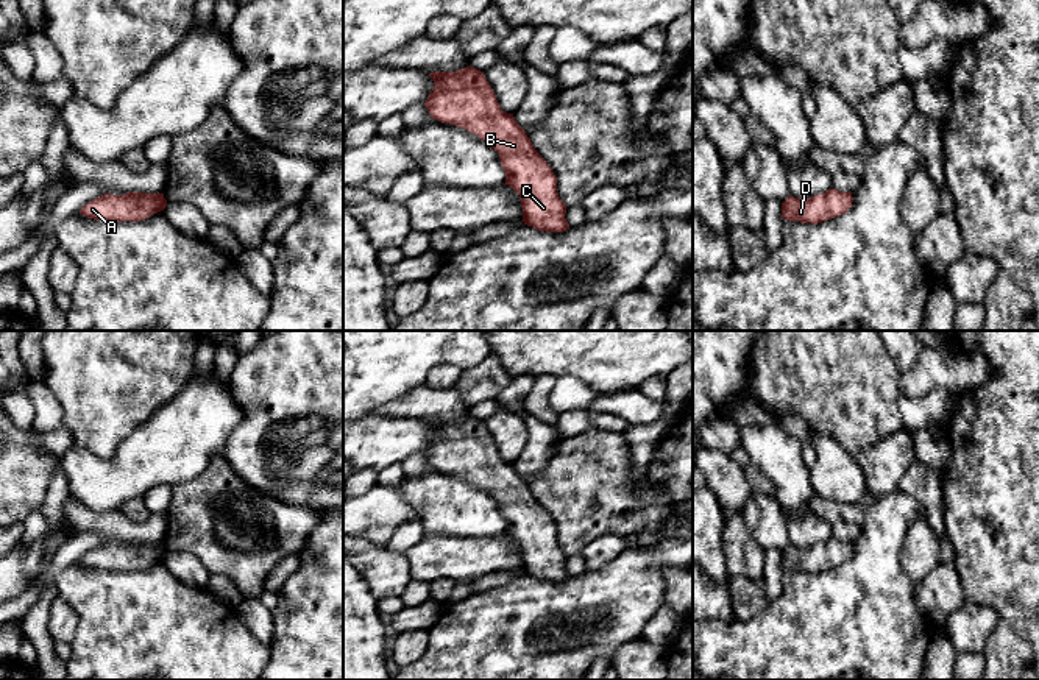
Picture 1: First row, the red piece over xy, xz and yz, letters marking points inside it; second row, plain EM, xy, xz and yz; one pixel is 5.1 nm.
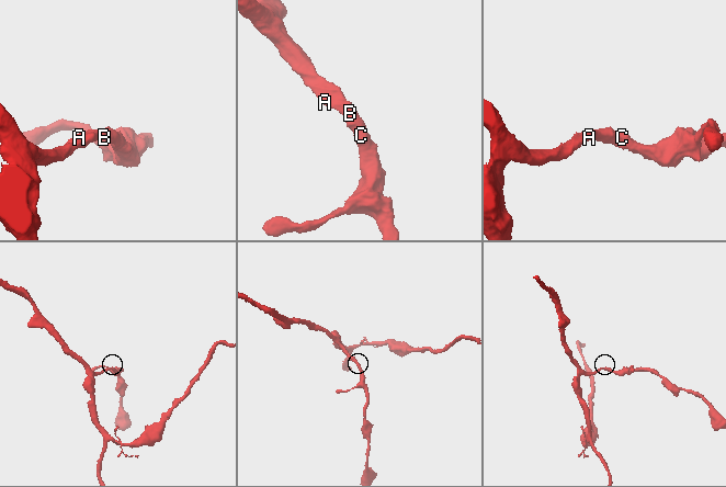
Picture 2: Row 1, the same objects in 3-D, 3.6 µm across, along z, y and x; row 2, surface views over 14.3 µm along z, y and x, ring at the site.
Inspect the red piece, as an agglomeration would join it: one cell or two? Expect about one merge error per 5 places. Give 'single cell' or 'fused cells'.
single cell

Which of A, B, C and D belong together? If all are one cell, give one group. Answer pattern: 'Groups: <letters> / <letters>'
Groups: A B C D

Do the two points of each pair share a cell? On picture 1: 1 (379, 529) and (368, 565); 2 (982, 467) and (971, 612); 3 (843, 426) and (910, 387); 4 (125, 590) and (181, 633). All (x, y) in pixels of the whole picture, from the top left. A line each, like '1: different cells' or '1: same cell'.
1: different cells
2: different cells
3: different cells
4: same cell

